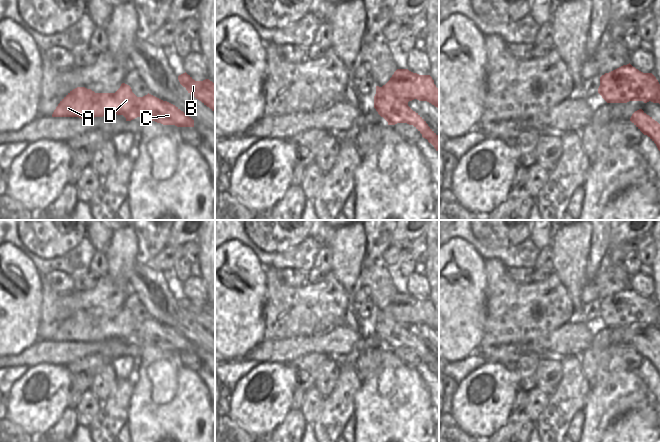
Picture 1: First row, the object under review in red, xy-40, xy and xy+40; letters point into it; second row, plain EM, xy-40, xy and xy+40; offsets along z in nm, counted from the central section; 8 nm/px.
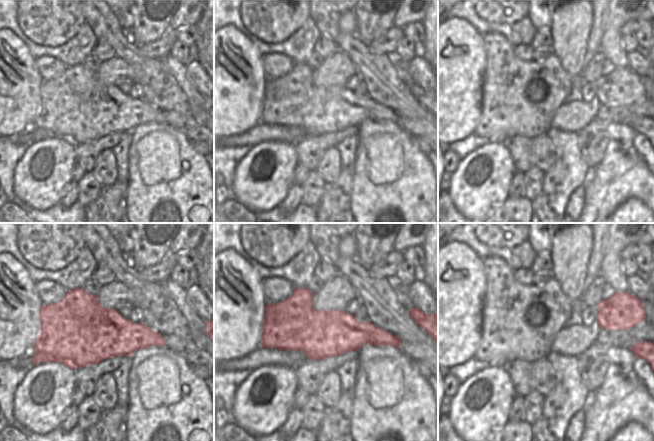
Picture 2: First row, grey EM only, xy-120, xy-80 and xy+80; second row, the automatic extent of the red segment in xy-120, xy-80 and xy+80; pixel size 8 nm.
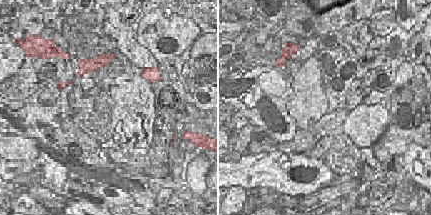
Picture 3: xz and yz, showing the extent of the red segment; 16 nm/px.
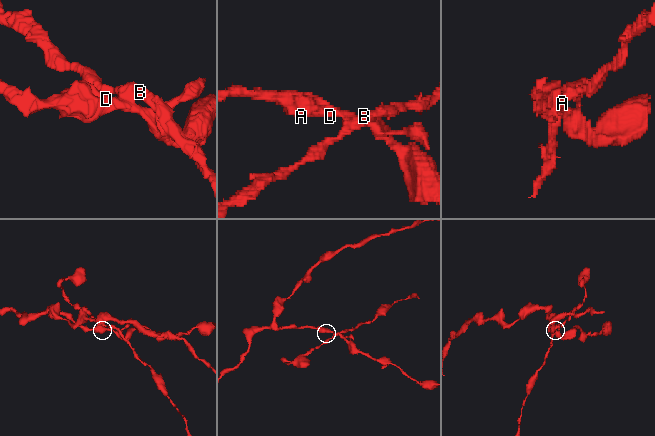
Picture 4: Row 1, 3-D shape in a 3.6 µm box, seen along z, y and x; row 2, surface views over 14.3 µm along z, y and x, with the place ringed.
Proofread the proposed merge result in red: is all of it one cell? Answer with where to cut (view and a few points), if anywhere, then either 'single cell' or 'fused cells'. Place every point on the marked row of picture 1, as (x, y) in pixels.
xy (382, 86), (387, 88), (397, 98), (413, 99) | fused cells

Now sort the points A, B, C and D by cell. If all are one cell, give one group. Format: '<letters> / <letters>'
A C D / B

